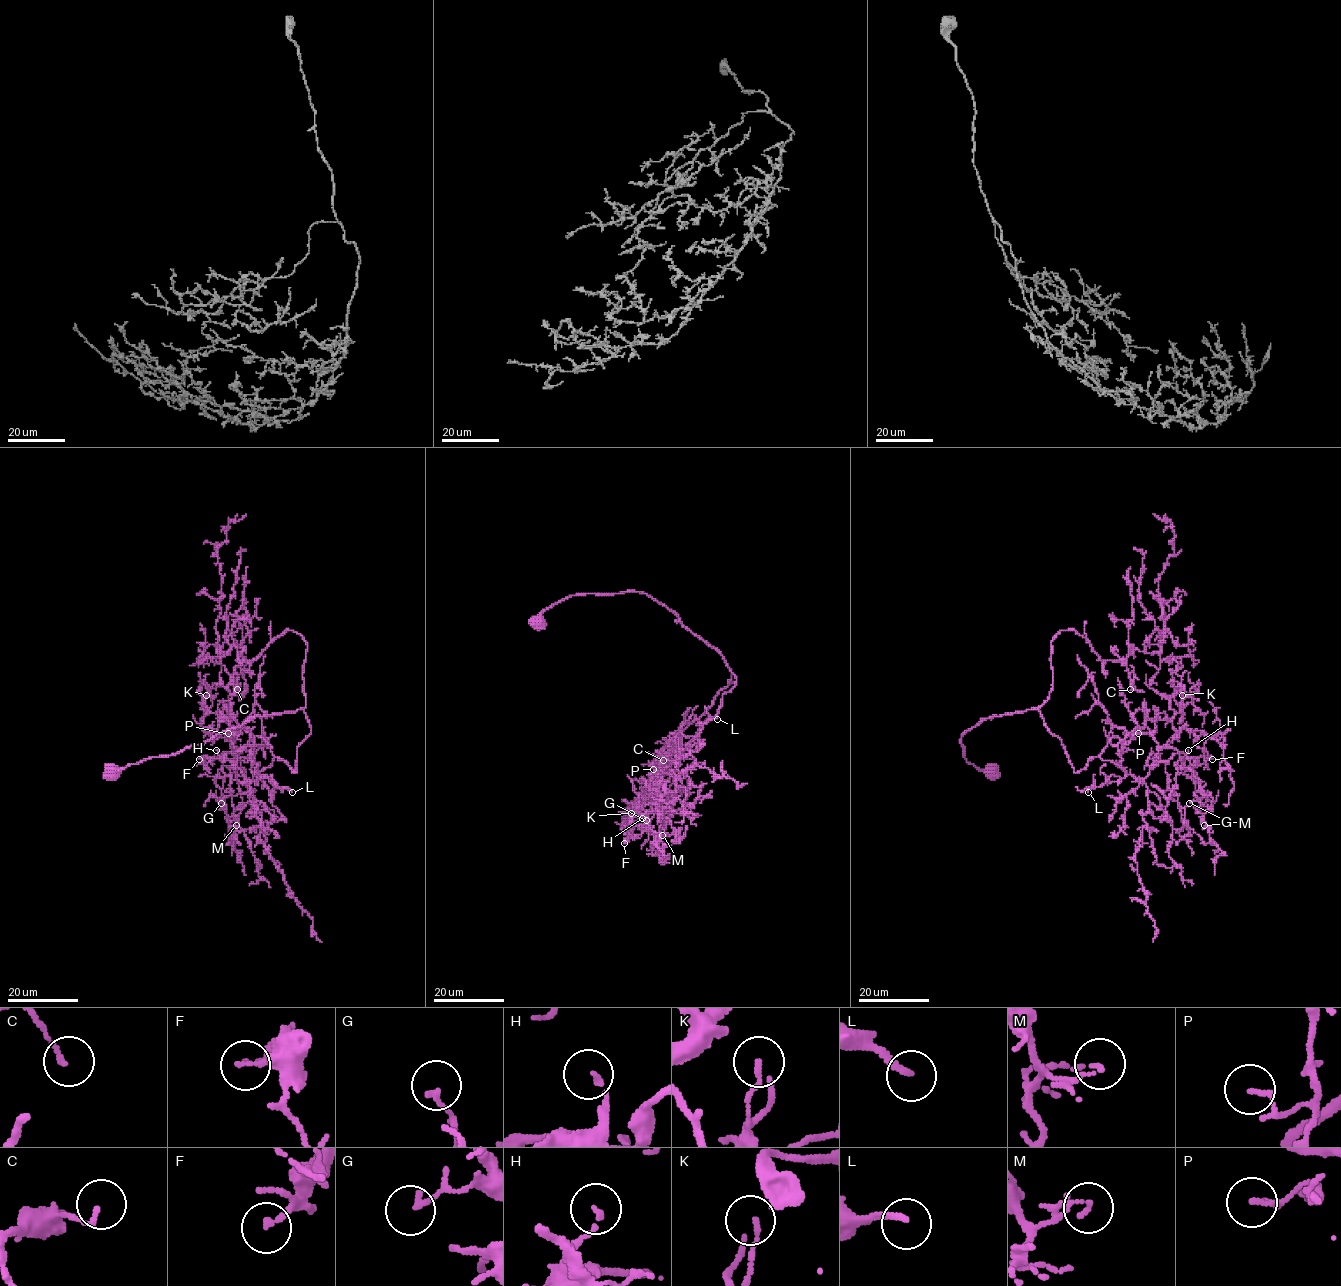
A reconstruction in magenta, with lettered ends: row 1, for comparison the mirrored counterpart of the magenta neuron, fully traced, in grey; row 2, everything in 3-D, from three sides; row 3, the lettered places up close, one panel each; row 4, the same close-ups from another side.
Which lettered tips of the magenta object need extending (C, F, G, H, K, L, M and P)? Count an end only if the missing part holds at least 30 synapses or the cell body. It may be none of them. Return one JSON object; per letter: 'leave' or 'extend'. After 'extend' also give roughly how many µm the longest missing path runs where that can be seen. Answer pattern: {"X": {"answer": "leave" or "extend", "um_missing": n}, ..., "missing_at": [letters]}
{"C": {"answer": "leave"}, "F": {"answer": "leave"}, "G": {"answer": "leave"}, "H": {"answer": "leave"}, "K": {"answer": "leave"}, "L": {"answer": "extend", "um_missing": 20}, "M": {"answer": "leave"}, "P": {"answer": "leave"}, "missing_at": ["L"]}

